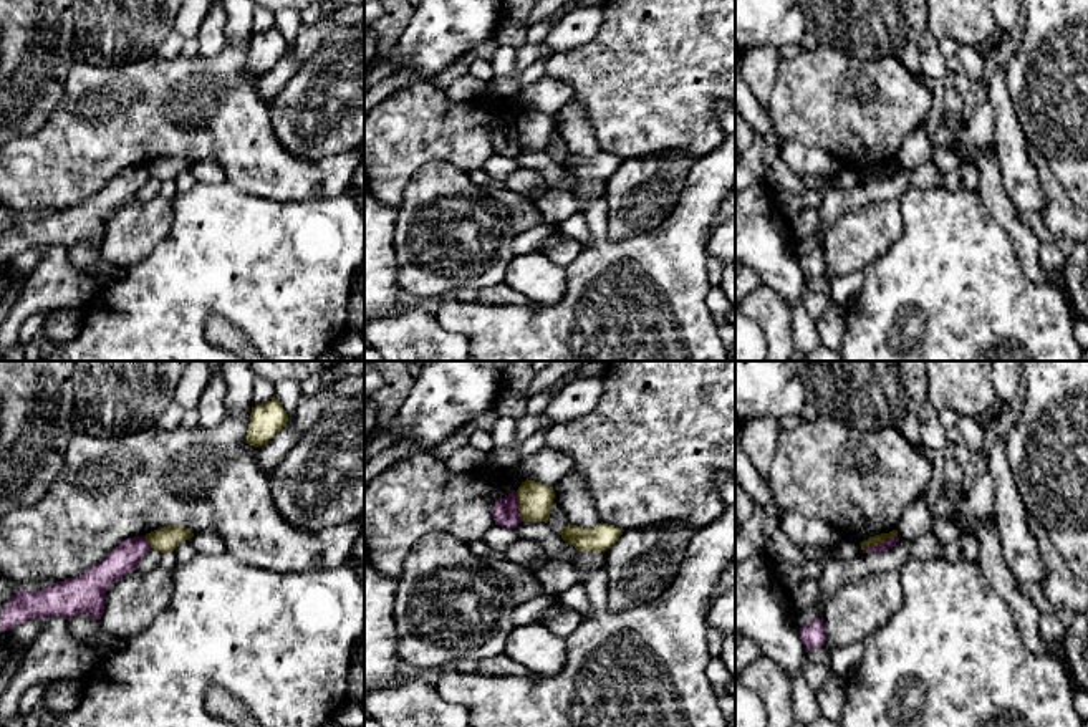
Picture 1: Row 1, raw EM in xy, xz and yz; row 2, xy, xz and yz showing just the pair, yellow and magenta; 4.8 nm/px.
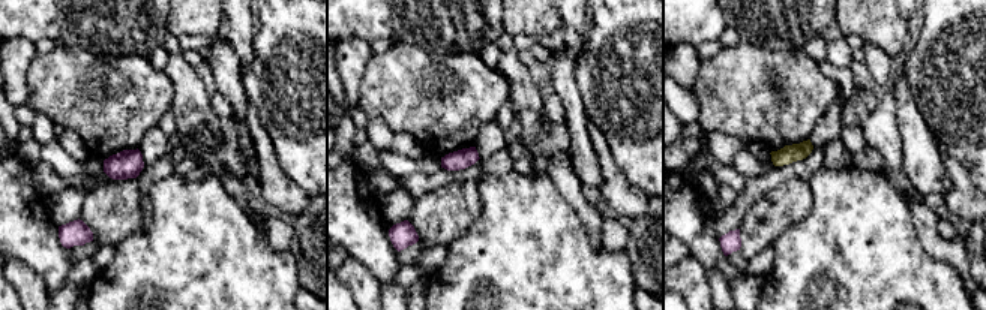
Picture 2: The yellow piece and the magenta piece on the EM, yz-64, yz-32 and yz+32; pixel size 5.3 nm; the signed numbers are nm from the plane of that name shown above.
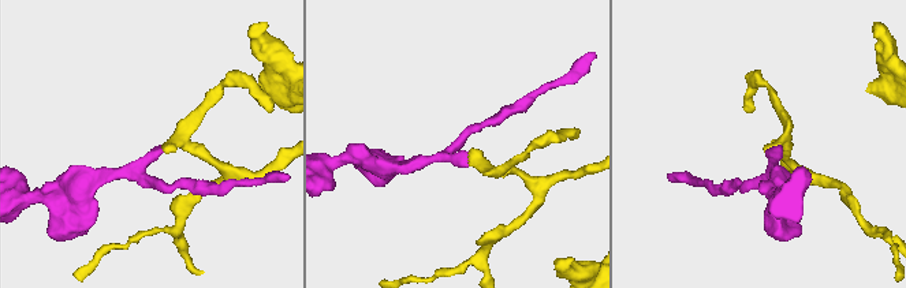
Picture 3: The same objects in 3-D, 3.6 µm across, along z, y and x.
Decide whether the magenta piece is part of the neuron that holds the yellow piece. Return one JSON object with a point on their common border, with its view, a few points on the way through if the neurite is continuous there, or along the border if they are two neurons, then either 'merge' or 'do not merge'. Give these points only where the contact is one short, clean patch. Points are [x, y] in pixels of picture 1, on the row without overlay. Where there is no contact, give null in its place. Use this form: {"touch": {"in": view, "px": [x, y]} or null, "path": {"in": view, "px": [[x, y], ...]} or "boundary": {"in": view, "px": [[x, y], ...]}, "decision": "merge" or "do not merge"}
{"touch": {"in": "yz", "px": [880, 171]}, "boundary": {"in": "yz", "px": [[896, 164], [863, 179]]}, "decision": "do not merge"}

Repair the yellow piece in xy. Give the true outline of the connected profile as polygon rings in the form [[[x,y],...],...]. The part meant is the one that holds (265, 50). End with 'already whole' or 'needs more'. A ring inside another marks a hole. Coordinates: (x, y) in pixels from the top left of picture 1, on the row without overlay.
[[[277,26],[262,35],[252,36],[247,71],[253,76],[262,76],[278,63],[286,51],[288,43]]]; already whole

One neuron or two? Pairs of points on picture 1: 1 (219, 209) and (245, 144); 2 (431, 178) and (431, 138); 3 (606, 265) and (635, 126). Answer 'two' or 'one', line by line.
1: two
2: two
3: two

